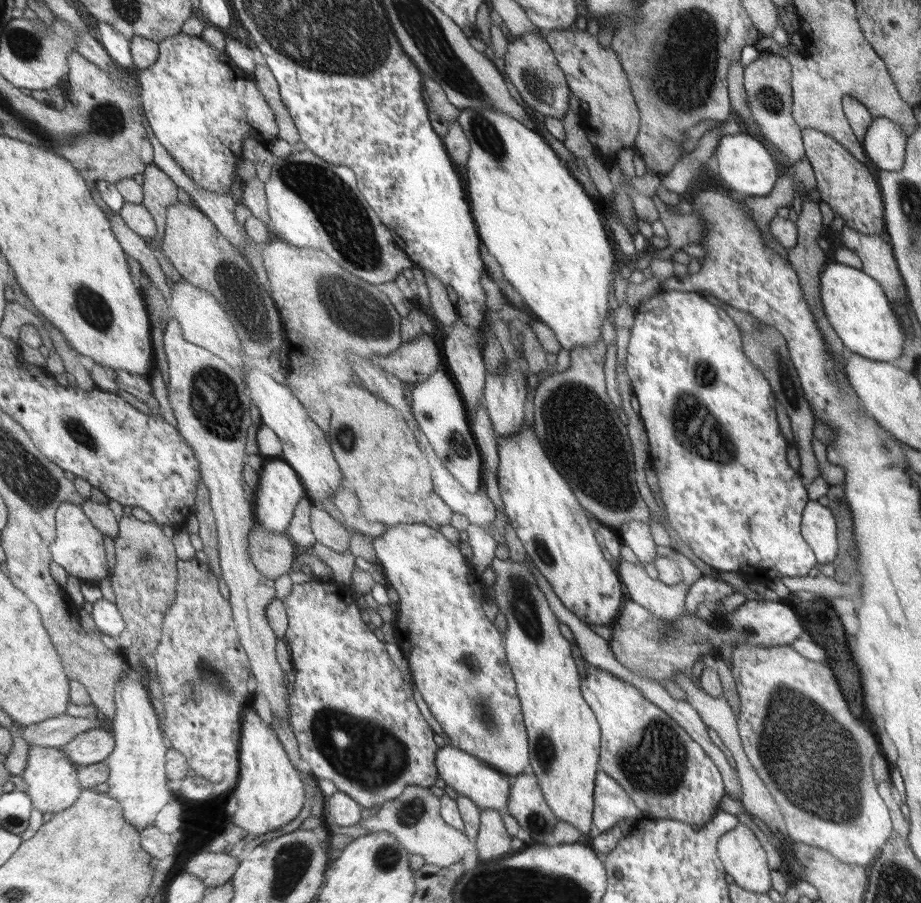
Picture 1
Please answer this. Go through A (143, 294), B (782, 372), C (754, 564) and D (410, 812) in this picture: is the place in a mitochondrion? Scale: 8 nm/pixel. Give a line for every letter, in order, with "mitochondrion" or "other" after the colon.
A: other
B: mitochondrion
C: other
D: mitochondrion

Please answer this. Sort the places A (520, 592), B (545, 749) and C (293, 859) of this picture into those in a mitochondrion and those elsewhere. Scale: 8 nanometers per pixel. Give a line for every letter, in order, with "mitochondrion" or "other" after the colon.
A: mitochondrion
B: mitochondrion
C: mitochondrion

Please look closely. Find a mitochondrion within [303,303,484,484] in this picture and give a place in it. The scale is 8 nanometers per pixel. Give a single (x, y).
(346, 438)

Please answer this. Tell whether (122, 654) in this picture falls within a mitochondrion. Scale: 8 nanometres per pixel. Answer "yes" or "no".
no

